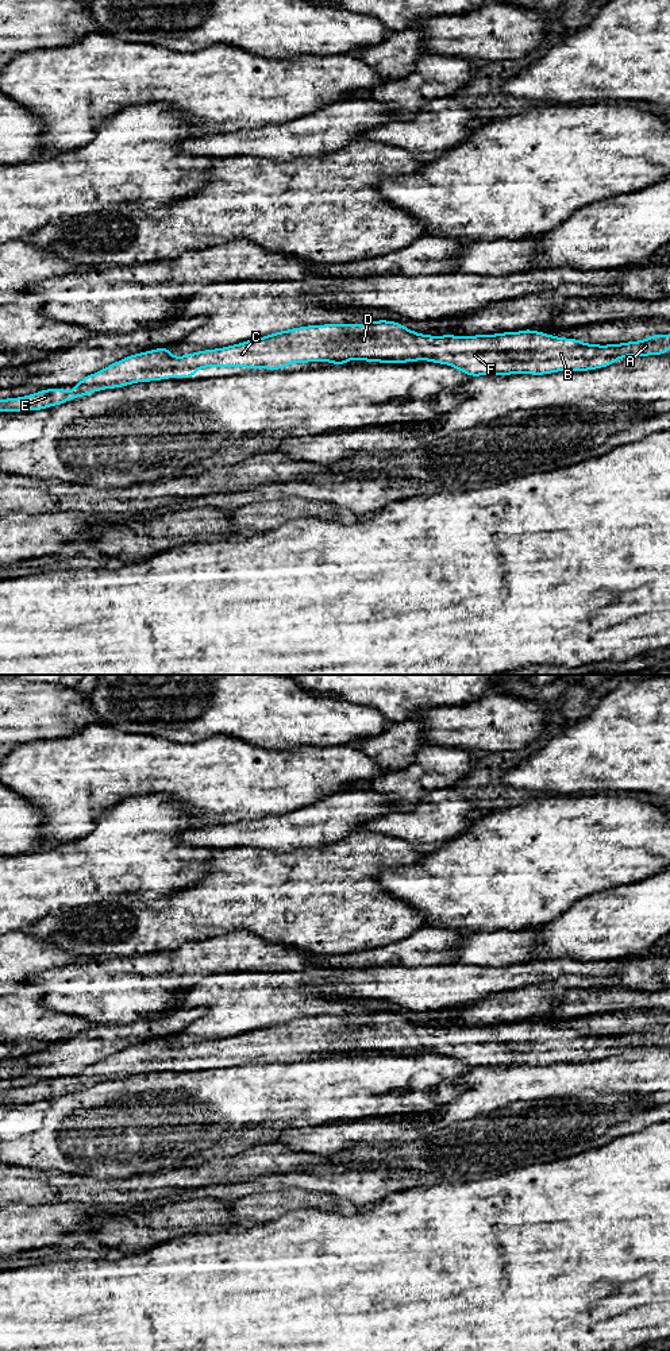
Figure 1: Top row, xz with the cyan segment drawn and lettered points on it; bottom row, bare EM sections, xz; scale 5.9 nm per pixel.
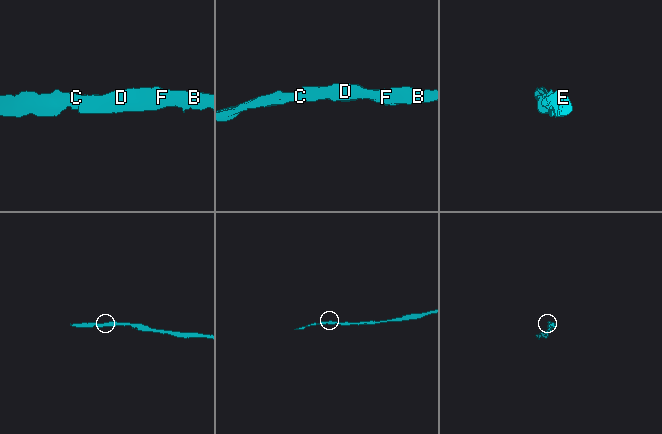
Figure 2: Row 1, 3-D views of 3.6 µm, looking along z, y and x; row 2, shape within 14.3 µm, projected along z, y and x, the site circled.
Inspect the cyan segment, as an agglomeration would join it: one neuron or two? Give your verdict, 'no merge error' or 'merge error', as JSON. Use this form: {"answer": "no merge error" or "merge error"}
{"answer": "no merge error"}

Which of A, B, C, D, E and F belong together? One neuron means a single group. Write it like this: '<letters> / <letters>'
A B C D E F

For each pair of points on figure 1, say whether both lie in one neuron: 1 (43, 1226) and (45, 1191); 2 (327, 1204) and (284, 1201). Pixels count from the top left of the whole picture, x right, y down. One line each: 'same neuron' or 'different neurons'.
1: different neurons
2: same neuron

